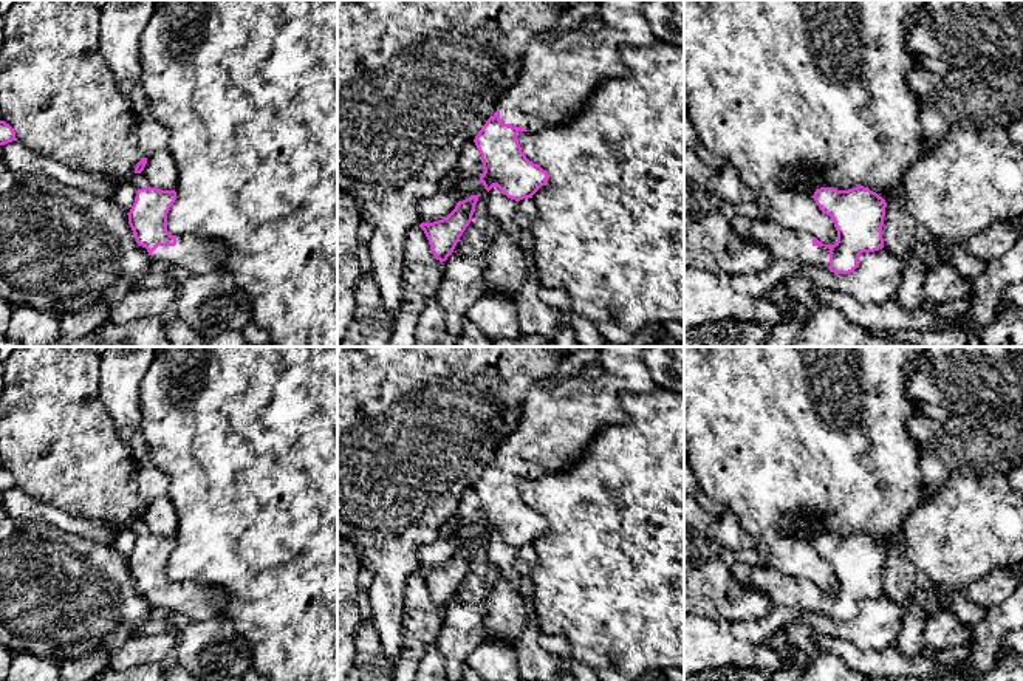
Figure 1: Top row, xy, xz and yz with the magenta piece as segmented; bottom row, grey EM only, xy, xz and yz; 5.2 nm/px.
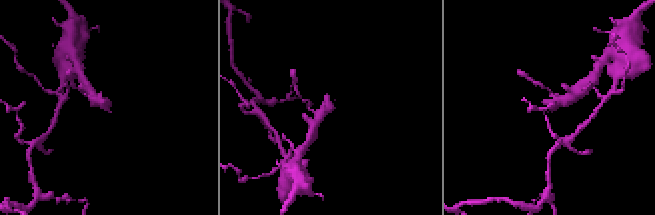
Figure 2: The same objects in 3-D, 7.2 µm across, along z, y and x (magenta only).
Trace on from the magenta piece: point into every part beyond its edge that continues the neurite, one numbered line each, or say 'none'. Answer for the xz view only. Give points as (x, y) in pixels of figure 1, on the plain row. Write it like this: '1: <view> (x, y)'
1: xz (559, 418)

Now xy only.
1: xy (197, 602)

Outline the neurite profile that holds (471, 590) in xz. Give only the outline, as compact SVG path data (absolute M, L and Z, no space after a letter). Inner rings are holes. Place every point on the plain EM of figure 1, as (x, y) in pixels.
M464 522L450 539L458 548L477 542L472 568L460 583L453 599L460 604L480 607L484 614L481 630L484 641L505 641L511 645L523 636L531 613L525 590L515 590L501 574L494 583L486 582L488 570L483 563L488 537L478 523Z

